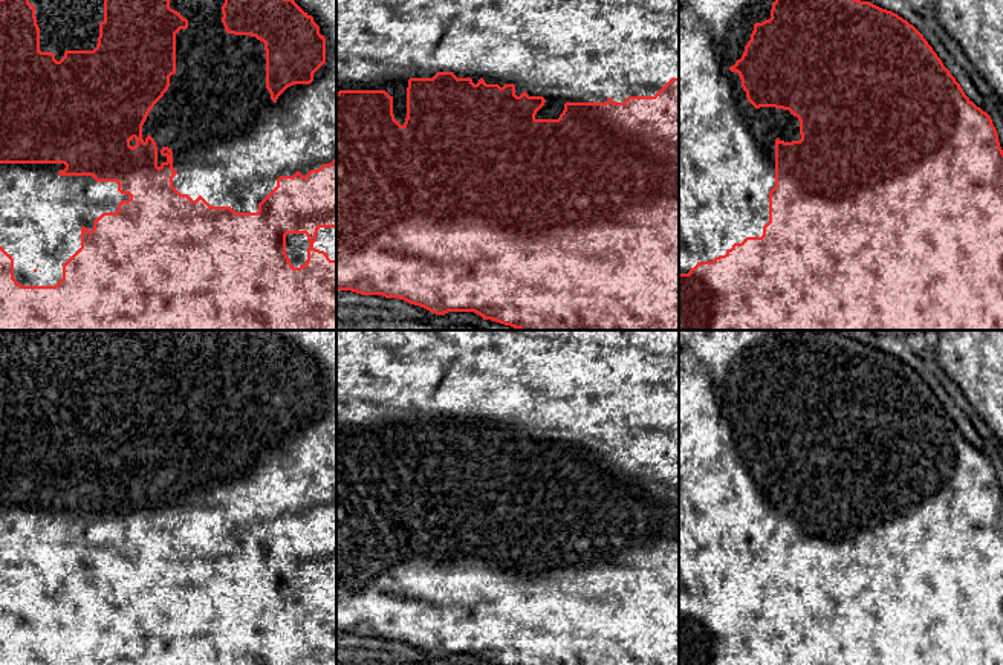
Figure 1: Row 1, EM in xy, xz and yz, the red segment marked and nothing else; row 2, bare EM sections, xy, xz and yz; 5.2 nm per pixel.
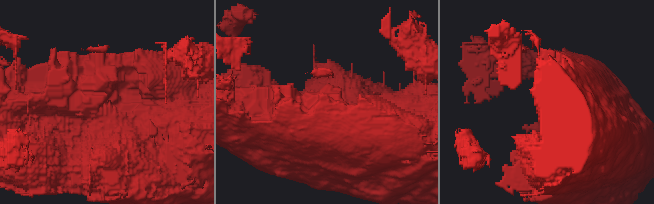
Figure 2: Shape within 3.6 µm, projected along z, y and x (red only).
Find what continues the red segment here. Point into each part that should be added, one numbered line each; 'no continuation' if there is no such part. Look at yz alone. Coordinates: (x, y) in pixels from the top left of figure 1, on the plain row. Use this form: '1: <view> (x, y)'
1: yz (727, 489)

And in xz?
1: xz (568, 387)

